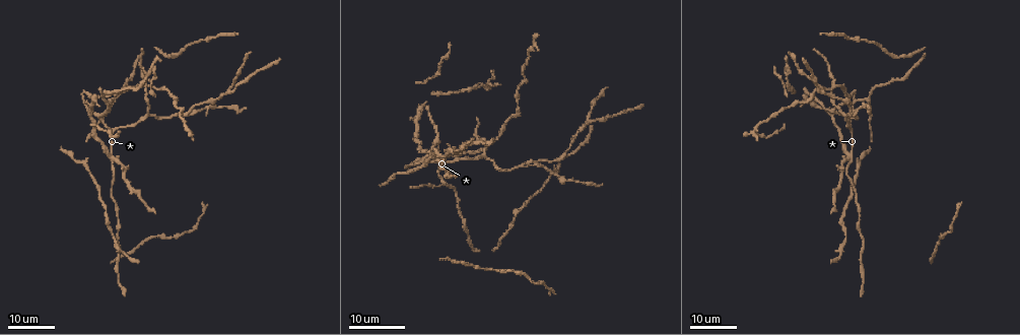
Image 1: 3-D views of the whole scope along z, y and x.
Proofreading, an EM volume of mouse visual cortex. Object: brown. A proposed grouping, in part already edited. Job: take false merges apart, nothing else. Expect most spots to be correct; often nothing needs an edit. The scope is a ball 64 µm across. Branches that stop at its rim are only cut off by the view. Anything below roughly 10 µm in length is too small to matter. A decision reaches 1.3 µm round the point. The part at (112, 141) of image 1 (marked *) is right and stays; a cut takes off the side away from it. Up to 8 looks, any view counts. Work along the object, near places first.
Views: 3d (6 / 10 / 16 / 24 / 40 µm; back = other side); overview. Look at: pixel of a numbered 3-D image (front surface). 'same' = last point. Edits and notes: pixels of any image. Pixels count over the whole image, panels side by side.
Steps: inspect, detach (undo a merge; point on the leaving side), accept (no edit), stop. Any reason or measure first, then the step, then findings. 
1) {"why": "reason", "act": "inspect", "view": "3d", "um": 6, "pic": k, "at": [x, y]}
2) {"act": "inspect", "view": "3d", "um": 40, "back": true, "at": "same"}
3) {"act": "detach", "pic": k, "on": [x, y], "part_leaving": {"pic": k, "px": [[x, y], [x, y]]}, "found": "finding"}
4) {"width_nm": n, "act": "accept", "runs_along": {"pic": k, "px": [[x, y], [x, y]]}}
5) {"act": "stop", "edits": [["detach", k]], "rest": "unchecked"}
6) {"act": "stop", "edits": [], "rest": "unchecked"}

{"why": "three arms meet", "act": "inspect", "view": "3d", "um": 16, "pic": 1, "at": [831, 108]}

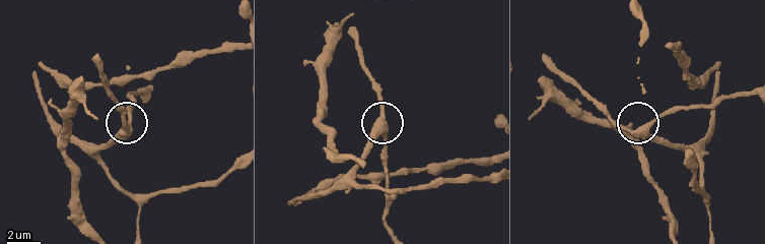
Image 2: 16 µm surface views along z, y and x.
{"act": "inspect", "view": "3d", "um": 6, "pic": 2, "at": [646, 127]}

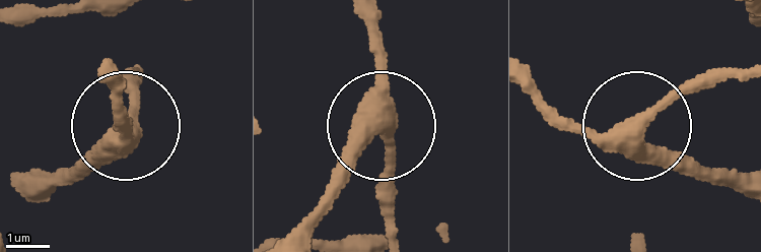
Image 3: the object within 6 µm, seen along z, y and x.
{"width_nm": 380, "act": "accept", "runs_along": {"pic": 3, "px": [[738, 187], [684, 169], [629, 122], [574, 132], [545, 122]]}, "found": "one cell here"}

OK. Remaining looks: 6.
{"why": "arms part here", "act": "inspect", "view": "3d", "um": 16, "pic": 1, "at": [484, 153]}

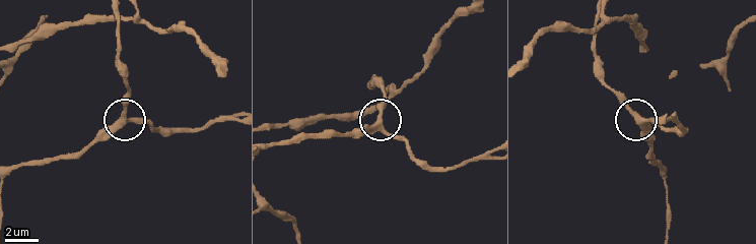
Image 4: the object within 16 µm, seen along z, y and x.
{"act": "inspect", "view": "3d", "um": 6, "pic": 4, "at": [380, 123]}

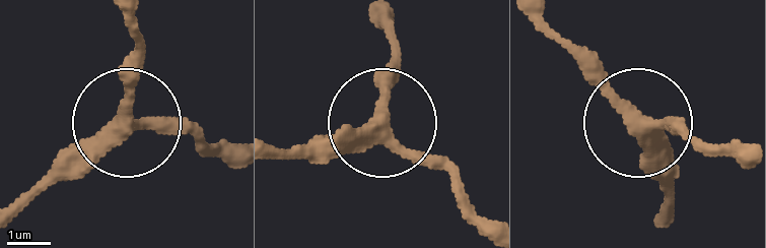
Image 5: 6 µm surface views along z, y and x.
{"width_nm": 310, "act": "accept", "runs_along": {"pic": 5, "px": [[675, 214], [675, 175], [653, 131], [537, 14]]}, "found": "one cell here"}

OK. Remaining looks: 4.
{"why": "arms run side by side", "act": "inspect", "view": "3d", "um": 16, "pic": 1, "at": [534, 161]}

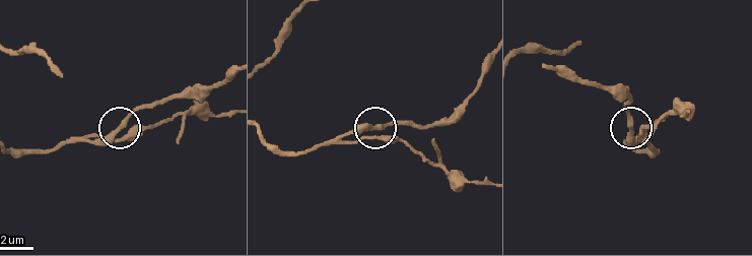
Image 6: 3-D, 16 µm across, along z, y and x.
{"why": "zoom in", "act": "inspect", "view": "3d", "um": 10, "pic": 6, "at": [112, 136]}

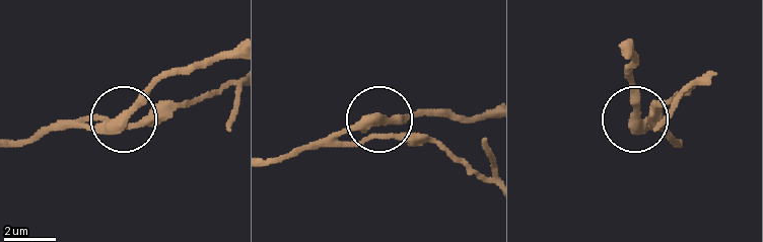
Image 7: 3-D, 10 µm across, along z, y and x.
{"act": "accept", "runs_along": {"pic": 7, "px": [[13, 145], [79, 125], [144, 125], [195, 105]]}, "found": "continuous, no second cell"}

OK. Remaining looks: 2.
{"act": "inspect", "view": "3d", "um": 24, "pic": 1, "at": [848, 158]}

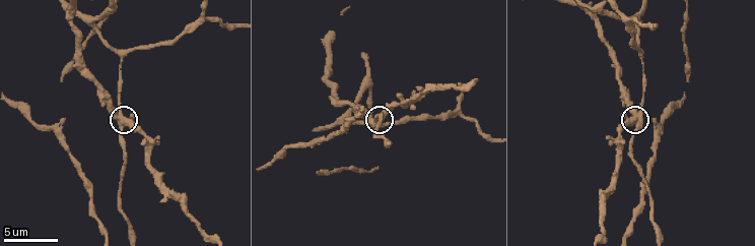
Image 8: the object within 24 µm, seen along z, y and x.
{"why": "closer look", "act": "inspect", "view": "3d", "um": 6, "pic": 8, "at": [119, 119]}

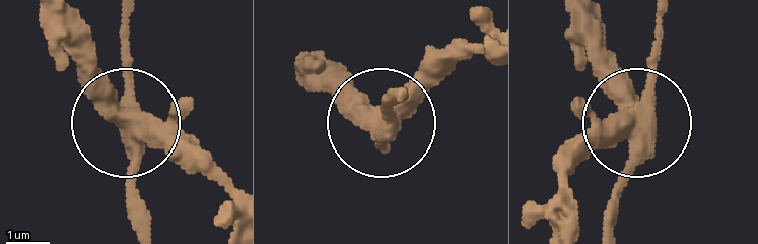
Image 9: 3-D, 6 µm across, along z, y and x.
{"act": "accept", "runs_along": {"pic": 9, "px": [[656, 12], [656, 88], [637, 115], [572, 49]]}, "found": "continuous, no second cell"}

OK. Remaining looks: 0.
{"act": "stop", "edits": [], "rest": "unchecked"}

